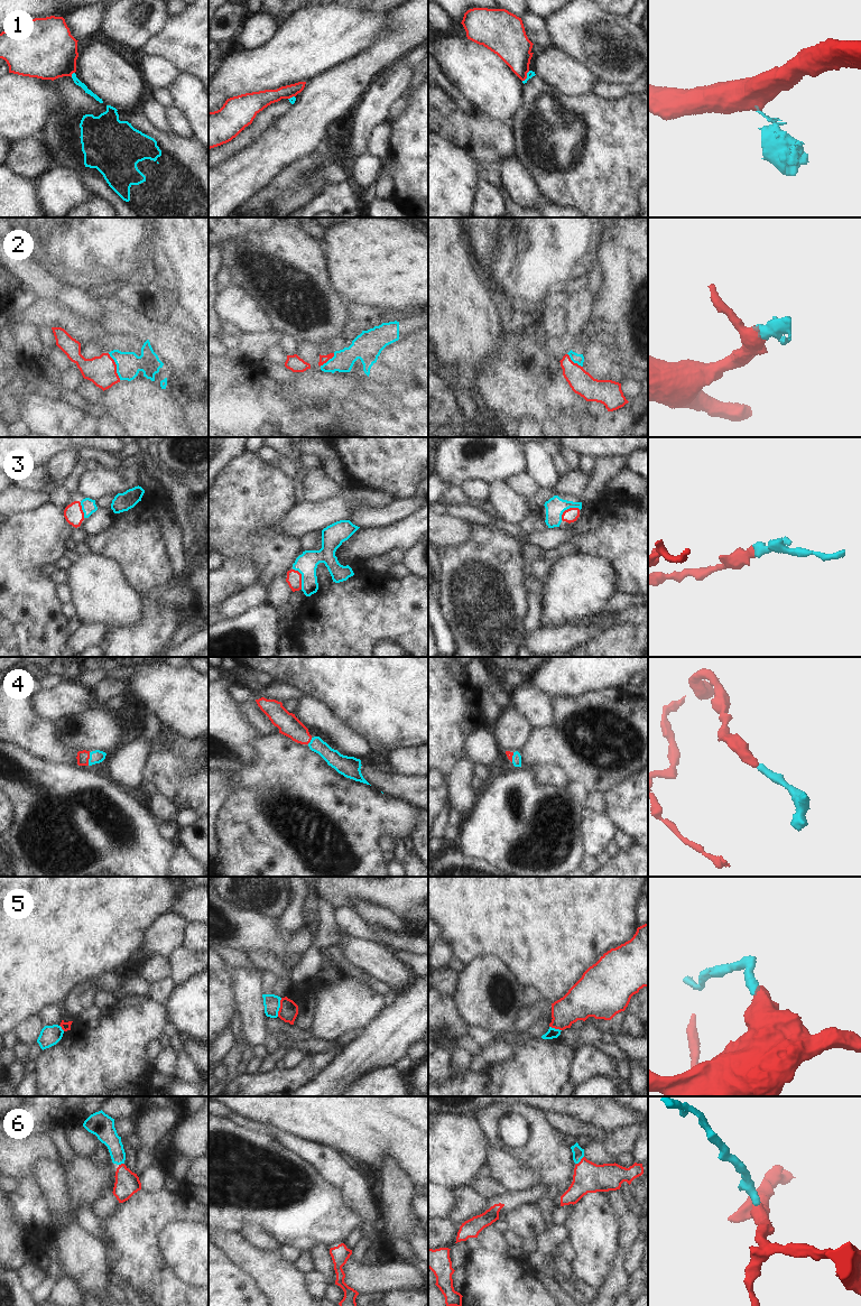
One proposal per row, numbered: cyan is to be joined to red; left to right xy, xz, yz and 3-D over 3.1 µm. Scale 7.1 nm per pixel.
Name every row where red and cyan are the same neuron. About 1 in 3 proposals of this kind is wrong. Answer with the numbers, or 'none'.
2, 3, 4, 6

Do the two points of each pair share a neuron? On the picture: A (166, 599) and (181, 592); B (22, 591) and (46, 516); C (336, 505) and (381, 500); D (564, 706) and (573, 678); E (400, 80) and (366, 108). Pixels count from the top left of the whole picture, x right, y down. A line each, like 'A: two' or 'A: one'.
A: one
B: one
C: one
D: two
E: one

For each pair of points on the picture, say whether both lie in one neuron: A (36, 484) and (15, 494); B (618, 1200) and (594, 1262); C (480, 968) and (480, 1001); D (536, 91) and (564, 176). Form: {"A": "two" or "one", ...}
{"A": "two", "B": "two", "C": "one", "D": "one"}

